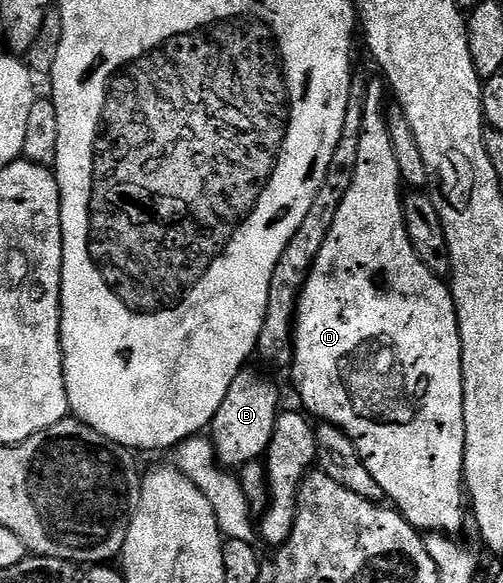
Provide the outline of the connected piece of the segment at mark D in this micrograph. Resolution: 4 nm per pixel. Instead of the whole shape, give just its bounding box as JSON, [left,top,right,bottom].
[291,80,467,535]

